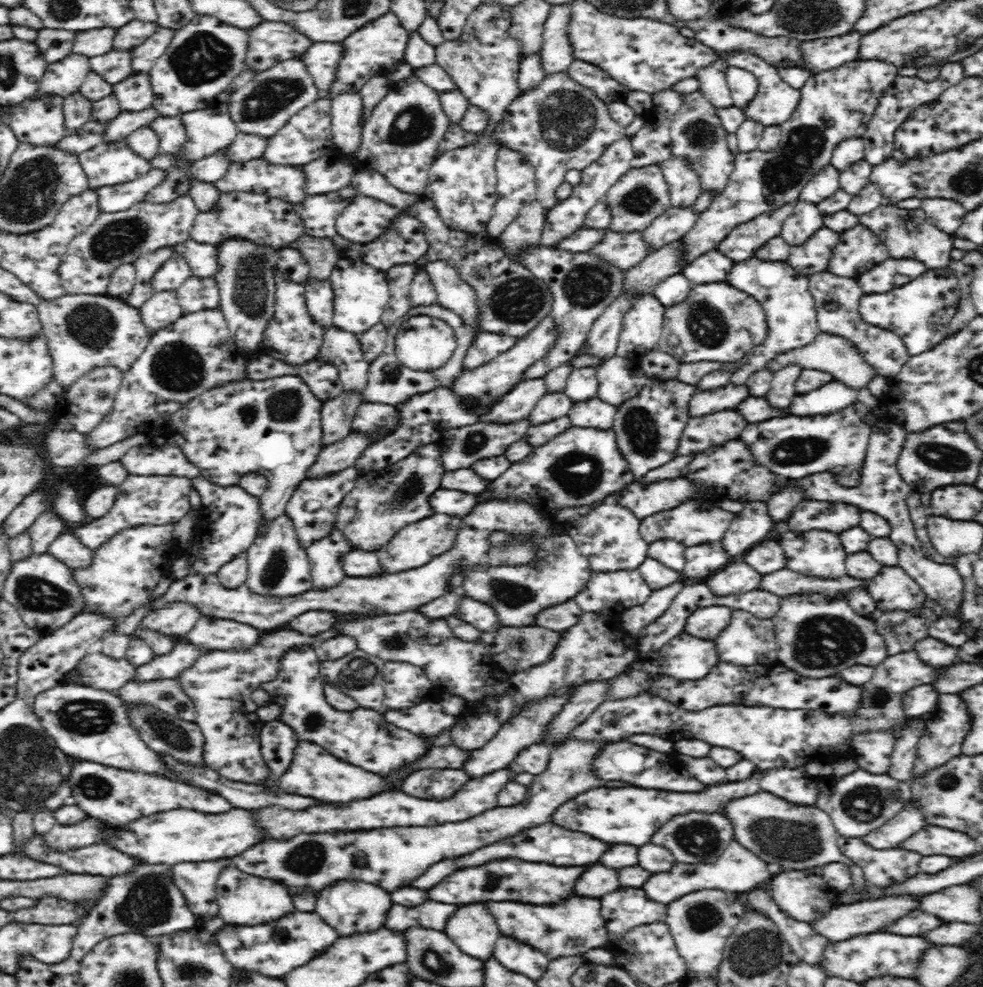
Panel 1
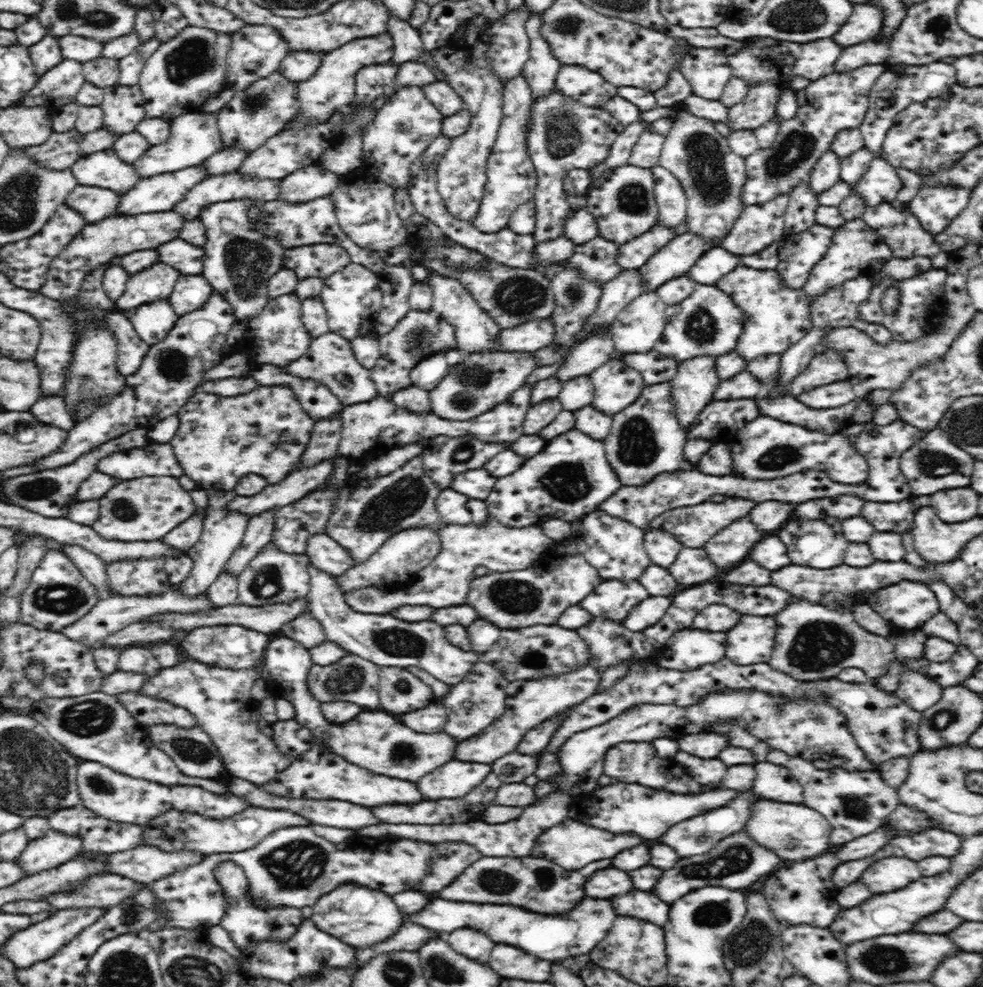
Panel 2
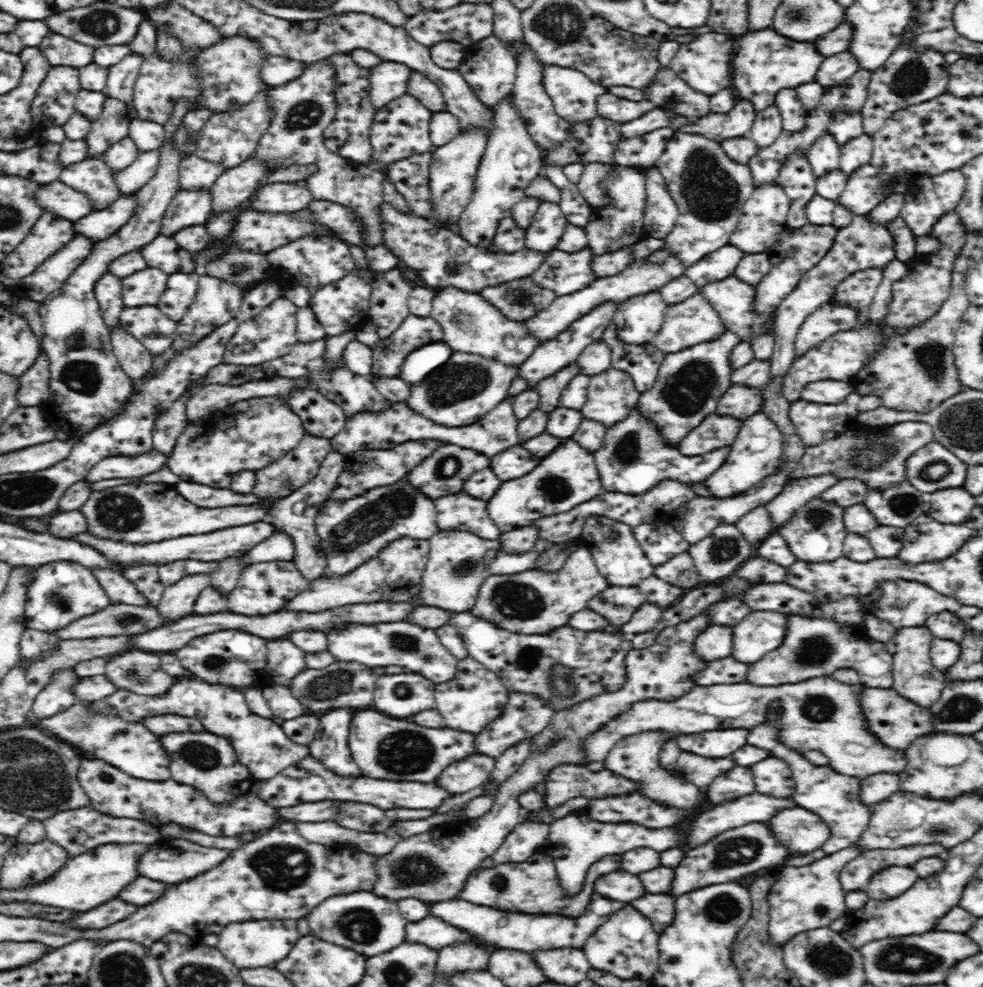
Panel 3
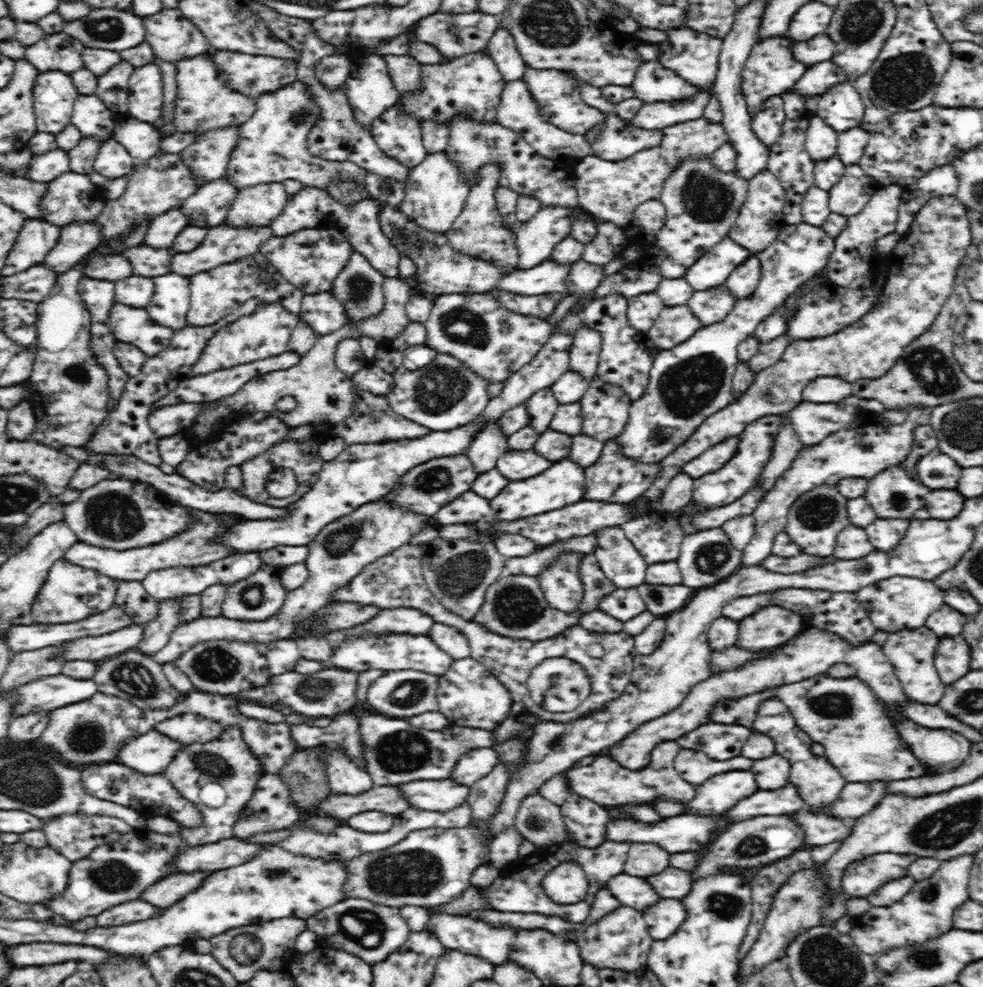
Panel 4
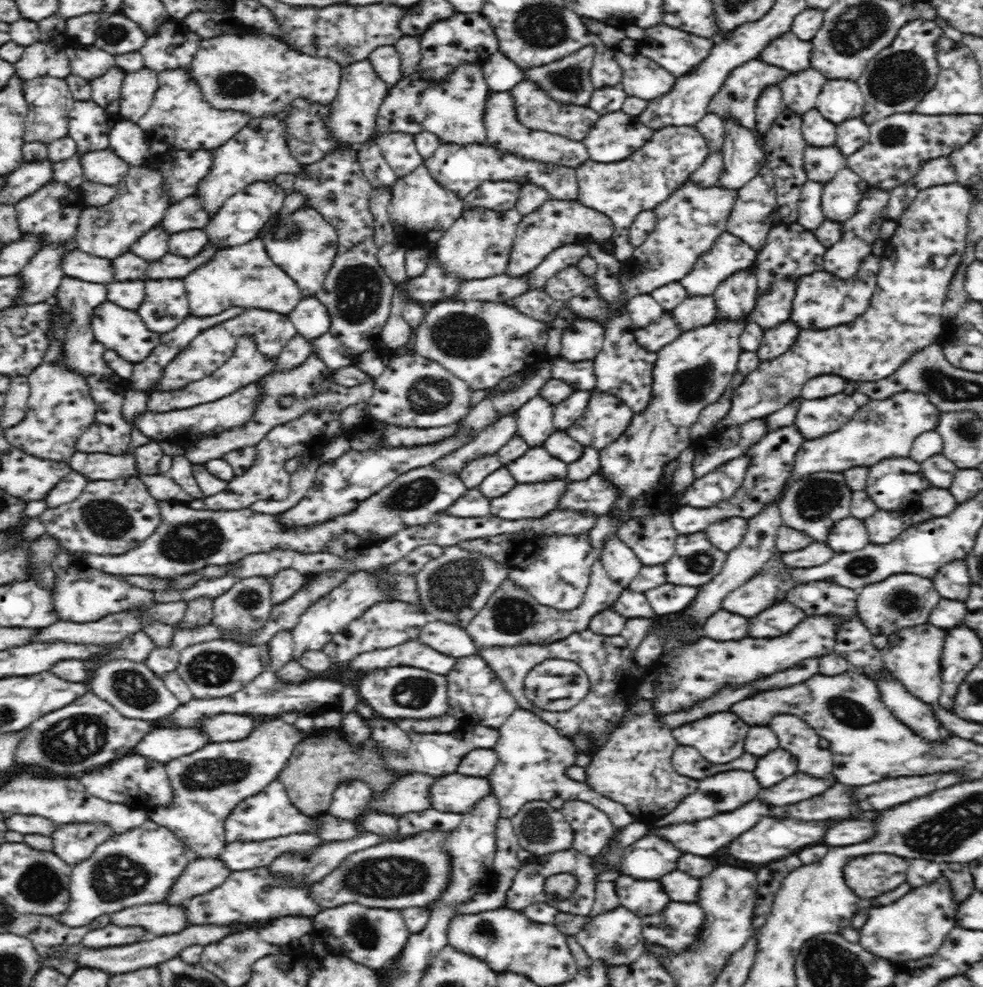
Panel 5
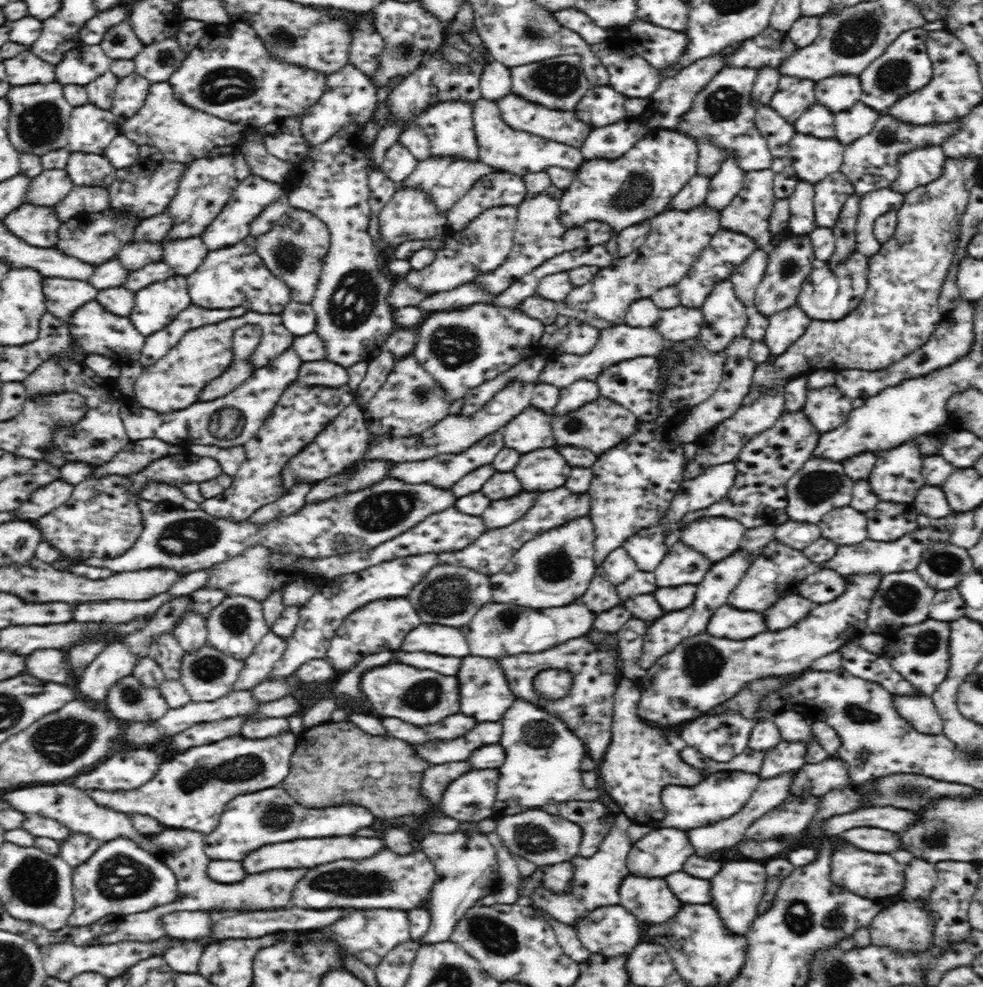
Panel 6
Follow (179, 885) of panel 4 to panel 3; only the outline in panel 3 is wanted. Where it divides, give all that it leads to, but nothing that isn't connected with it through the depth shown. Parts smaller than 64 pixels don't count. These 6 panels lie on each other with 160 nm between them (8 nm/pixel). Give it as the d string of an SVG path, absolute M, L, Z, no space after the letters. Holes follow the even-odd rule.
M138 875L136 880L129 881L122 888L121 892L117 894L116 899L121 900L122 903L140 907L141 905L156 901L167 890L167 886L163 882Z

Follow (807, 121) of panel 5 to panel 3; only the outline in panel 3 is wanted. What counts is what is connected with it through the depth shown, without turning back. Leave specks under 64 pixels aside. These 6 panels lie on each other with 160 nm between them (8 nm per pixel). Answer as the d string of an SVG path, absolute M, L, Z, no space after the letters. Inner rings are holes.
M826 132L809 148L806 157L816 178L839 168L840 147L830 132Z

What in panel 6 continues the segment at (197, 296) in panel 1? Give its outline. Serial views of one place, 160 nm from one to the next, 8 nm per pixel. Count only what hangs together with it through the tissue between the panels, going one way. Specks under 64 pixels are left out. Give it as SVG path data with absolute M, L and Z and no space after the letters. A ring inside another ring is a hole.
M174 275L136 292L135 307L129 318L136 330L147 337L166 328L182 310L191 305L185 278Z

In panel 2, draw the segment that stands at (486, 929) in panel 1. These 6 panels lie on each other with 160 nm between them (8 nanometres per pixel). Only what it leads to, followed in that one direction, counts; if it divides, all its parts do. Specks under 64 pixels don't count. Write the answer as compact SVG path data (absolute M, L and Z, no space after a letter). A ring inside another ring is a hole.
M460 928L450 934L444 933L443 939L456 952L468 957L468 960L480 960L480 964L486 964L490 960L490 952L494 950L494 942L488 936L470 928Z

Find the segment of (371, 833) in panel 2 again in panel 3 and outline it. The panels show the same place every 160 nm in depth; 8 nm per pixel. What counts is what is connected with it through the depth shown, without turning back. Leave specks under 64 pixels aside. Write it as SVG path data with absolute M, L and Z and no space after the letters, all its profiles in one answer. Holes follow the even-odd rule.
M564 763L552 768L545 776L546 793L544 794L544 805L548 810L564 804L570 798L584 797L606 798L610 796L621 796L626 792L636 792L640 790L640 782L630 782L630 779L620 777L610 770L600 770L600 772L590 772L585 766L579 764ZM533 820L523 821L516 829L506 836L500 848L480 863L479 868L492 868L496 864L524 862L541 850L549 835L549 826Z

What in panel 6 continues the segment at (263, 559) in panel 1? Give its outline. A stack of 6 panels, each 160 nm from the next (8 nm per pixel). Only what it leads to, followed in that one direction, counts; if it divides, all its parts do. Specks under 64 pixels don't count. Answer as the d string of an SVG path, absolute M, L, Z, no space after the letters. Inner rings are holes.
M228 596L206 618L208 629L207 642L220 652L244 660L252 654L261 638L270 631L265 625L263 603L247 596Z

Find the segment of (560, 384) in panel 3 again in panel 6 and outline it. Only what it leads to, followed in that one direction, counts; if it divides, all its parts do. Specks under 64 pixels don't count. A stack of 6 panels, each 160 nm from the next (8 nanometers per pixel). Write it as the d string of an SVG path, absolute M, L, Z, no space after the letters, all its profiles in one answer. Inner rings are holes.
M533 406L526 409L506 427L501 428L504 446L514 448L520 454L526 454L536 448L554 446L552 416Z

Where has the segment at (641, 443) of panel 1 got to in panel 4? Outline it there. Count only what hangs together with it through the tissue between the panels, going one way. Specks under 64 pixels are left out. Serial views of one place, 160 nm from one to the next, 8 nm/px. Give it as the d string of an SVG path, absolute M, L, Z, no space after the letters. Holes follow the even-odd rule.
M731 436L730 439L715 444L700 456L680 465L678 473L688 475L692 479L699 479L701 476L720 470L736 454L737 448L738 436ZM616 437L613 440L605 441L601 455L596 462L584 469L586 472L586 494L584 500L601 500L602 502L632 502L642 495L647 488L654 484L660 476L660 462L644 462L636 457L628 457L622 453L622 443Z

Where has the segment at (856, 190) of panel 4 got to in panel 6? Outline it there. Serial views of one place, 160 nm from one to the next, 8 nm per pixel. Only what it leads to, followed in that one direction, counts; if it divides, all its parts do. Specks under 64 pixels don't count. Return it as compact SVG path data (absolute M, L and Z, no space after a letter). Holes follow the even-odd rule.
M838 171L814 185L815 221L820 228L833 228L844 203L855 194L854 183Z

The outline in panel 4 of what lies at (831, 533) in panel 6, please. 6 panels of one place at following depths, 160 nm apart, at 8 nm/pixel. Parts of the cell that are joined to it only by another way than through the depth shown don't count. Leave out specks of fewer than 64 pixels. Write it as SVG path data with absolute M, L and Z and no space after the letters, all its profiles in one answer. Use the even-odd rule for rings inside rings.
M850 523L839 532L840 542L835 544L834 558L842 560L866 559L874 550L866 531L859 526ZM866 556L866 558L864 558Z

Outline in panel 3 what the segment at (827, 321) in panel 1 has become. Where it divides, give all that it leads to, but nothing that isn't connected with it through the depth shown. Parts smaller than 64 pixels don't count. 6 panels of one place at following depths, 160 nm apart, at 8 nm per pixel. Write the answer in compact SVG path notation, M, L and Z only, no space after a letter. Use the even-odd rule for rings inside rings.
M867 268L850 274L840 281L832 298L833 304L847 306L857 312L859 326L870 324L870 304L883 278L881 268Z

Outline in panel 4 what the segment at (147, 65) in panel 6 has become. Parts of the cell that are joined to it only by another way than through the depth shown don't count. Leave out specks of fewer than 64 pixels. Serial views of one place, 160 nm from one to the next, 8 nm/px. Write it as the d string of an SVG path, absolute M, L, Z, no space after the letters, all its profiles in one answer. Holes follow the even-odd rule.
M177 7L165 8L156 12L154 16L143 18L145 26L145 40L150 43L153 55L158 60L166 62L176 62L186 58L194 58L212 50L211 44L204 36L204 33L190 22Z

